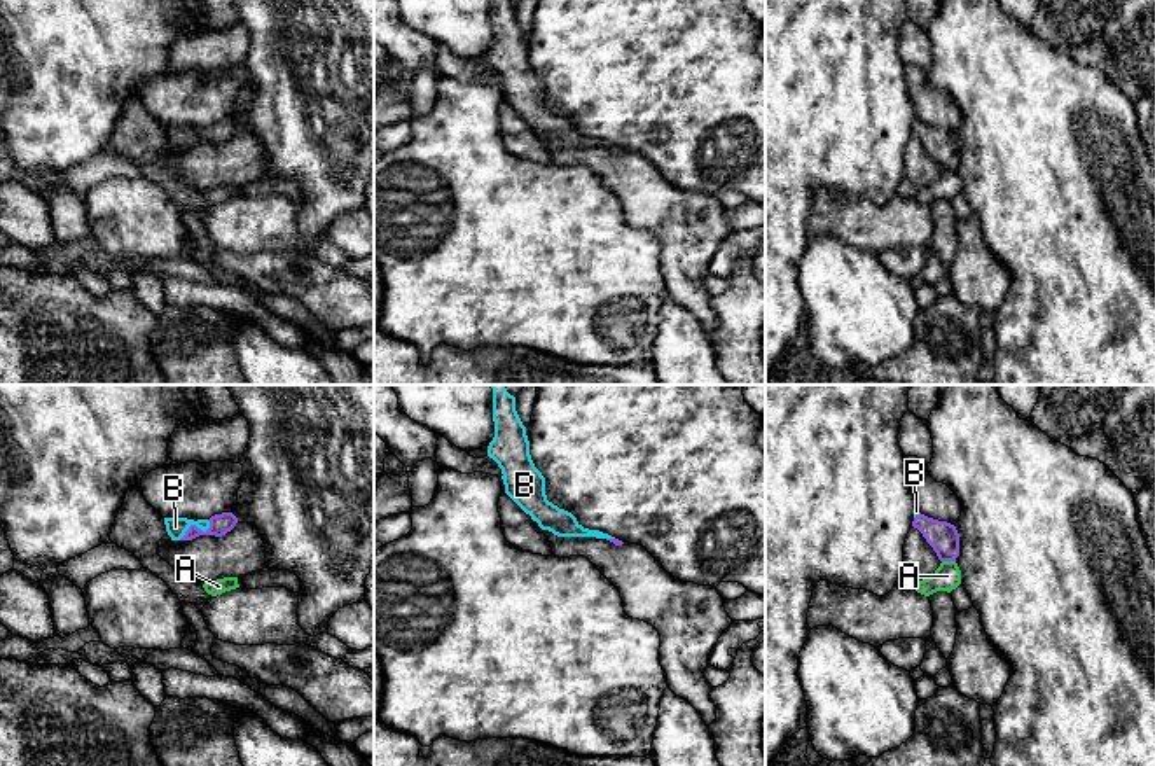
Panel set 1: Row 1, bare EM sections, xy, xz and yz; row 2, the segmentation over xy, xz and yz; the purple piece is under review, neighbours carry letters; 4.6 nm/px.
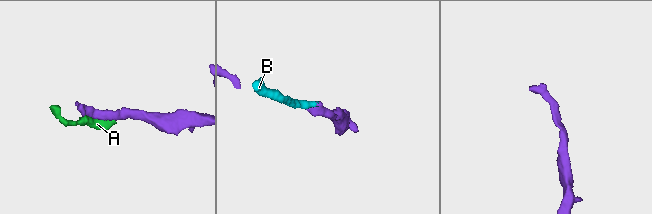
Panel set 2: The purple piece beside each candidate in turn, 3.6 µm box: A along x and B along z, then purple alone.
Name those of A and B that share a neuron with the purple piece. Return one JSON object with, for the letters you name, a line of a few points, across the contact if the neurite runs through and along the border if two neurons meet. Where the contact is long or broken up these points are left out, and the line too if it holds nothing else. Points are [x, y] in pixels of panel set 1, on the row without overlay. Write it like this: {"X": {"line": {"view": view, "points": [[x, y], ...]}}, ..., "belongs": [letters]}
{"B": {"line": {"view": "xy", "points": [[221, 132], [205, 139], [194, 133], [175, 135]]}}, "belongs": ["B"]}

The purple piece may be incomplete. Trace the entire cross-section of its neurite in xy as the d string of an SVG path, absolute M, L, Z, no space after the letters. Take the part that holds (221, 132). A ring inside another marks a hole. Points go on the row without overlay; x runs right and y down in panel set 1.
M232 121L215 122L210 128L164 126L166 140L171 149L192 149L199 143L222 145L238 131Z

